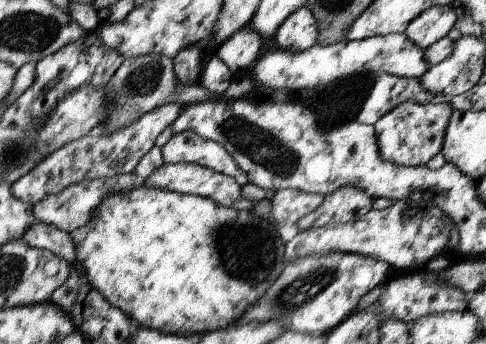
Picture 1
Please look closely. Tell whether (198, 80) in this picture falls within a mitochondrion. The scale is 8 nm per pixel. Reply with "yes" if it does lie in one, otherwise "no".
no

